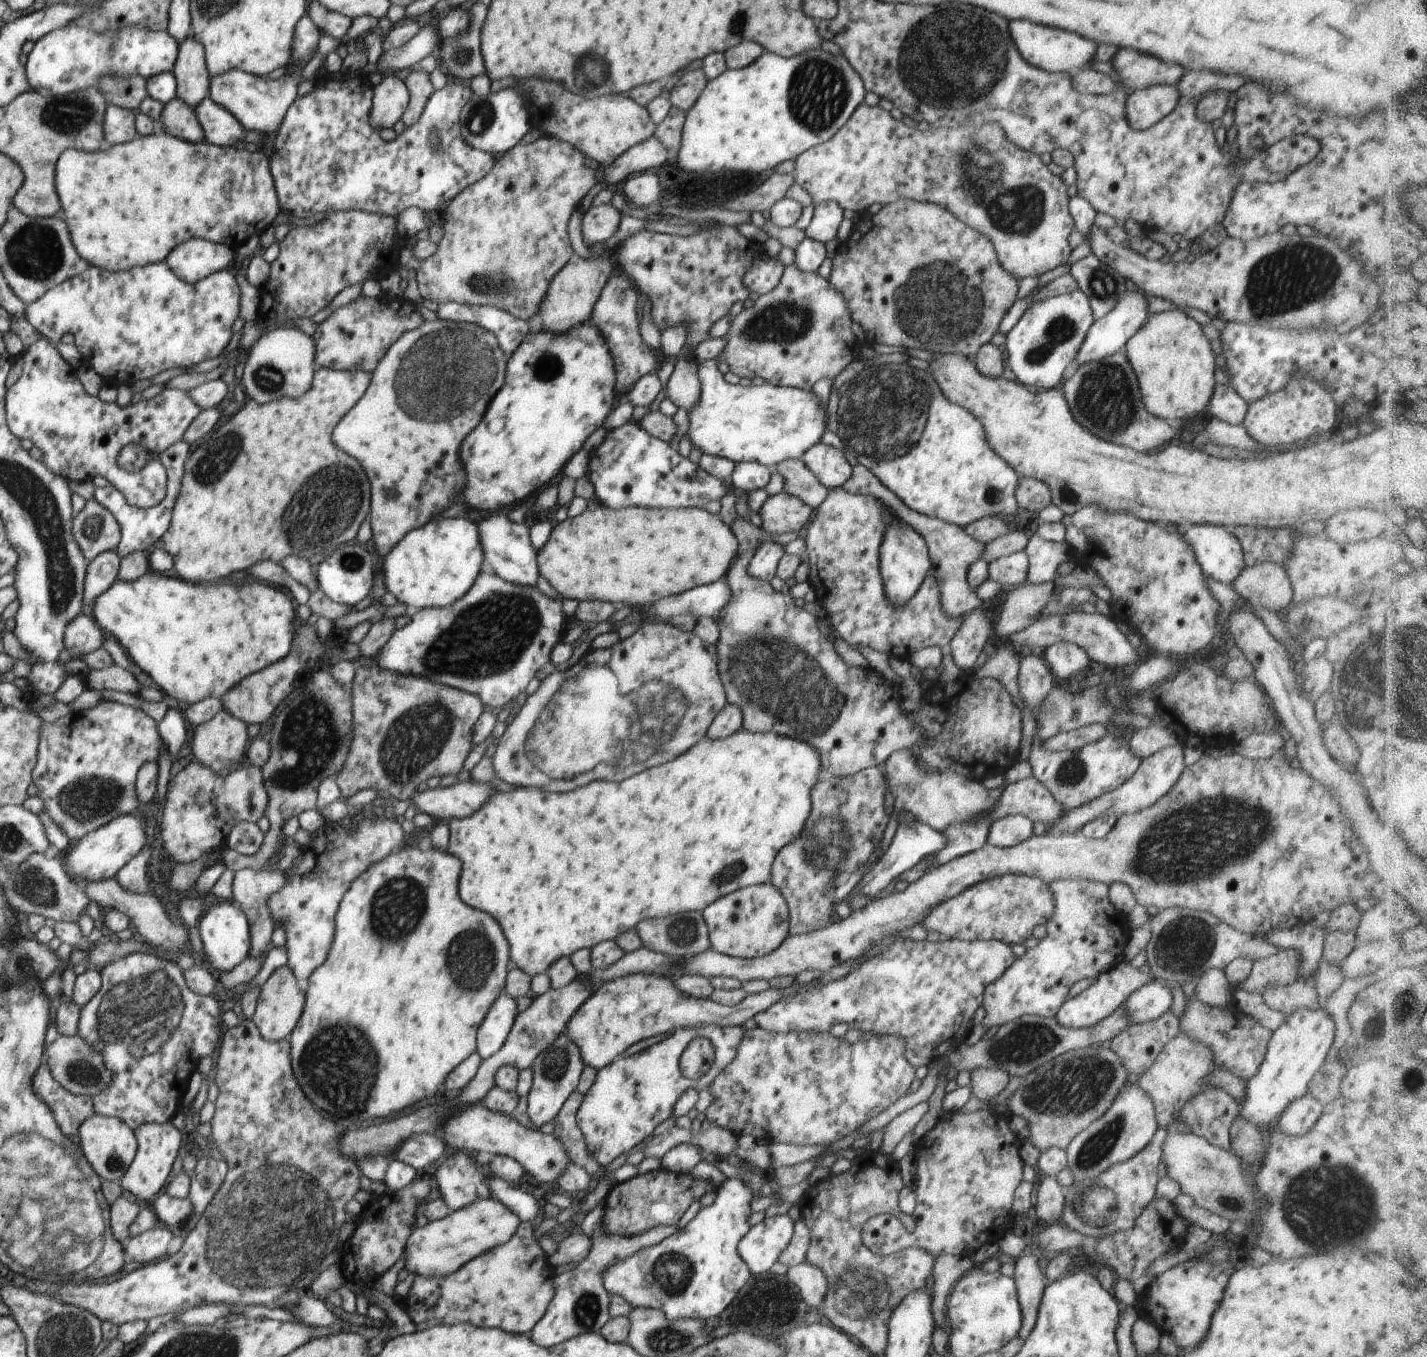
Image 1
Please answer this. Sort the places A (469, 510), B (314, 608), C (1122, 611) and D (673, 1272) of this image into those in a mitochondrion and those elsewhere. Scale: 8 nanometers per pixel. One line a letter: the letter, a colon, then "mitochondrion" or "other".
A: other
B: other
C: other
D: mitochondrion

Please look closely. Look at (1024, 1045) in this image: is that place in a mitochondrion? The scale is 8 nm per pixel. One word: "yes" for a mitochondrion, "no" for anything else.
yes

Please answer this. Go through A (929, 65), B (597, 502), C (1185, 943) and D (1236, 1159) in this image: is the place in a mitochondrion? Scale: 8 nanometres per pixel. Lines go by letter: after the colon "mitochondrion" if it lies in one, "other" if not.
A: mitochondrion
B: other
C: mitochondrion
D: other

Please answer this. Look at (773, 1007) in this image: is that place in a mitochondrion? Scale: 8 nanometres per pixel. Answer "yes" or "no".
no

